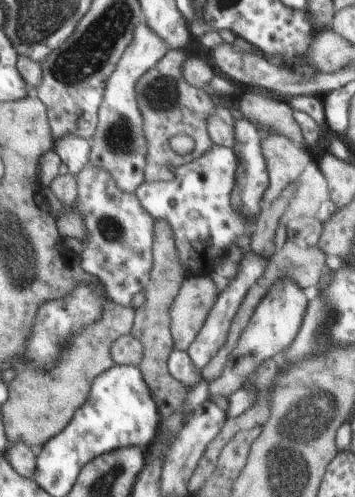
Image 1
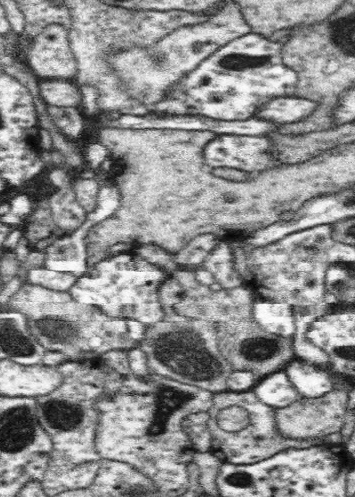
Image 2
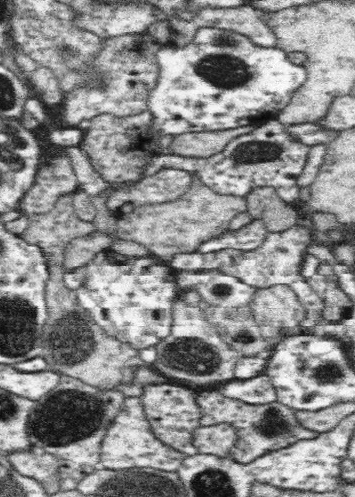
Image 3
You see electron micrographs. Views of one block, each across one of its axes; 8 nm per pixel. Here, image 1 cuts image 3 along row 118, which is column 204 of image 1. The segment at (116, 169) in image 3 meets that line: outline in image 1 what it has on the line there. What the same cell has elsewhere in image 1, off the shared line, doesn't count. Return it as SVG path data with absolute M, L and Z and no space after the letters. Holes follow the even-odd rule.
M183 48L171 50L165 54L165 58L151 70L147 72L139 84L139 104L143 110L145 118L145 136L149 140L149 162L147 162L147 182L173 182L177 178L179 166L187 166L195 162L197 158L203 158L215 142L209 134L209 118L217 110L217 102L213 100L211 94L205 90L189 84L183 76L183 66L187 58L183 54ZM177 134L187 134L195 140L195 148L191 154L181 156L173 150L171 138Z

